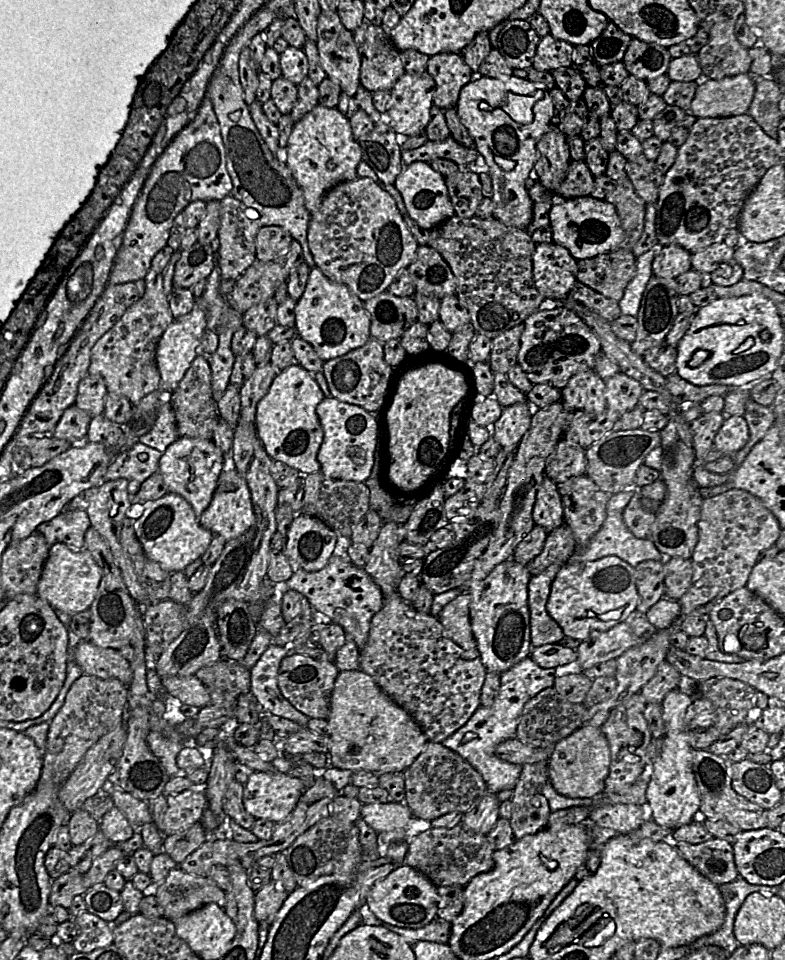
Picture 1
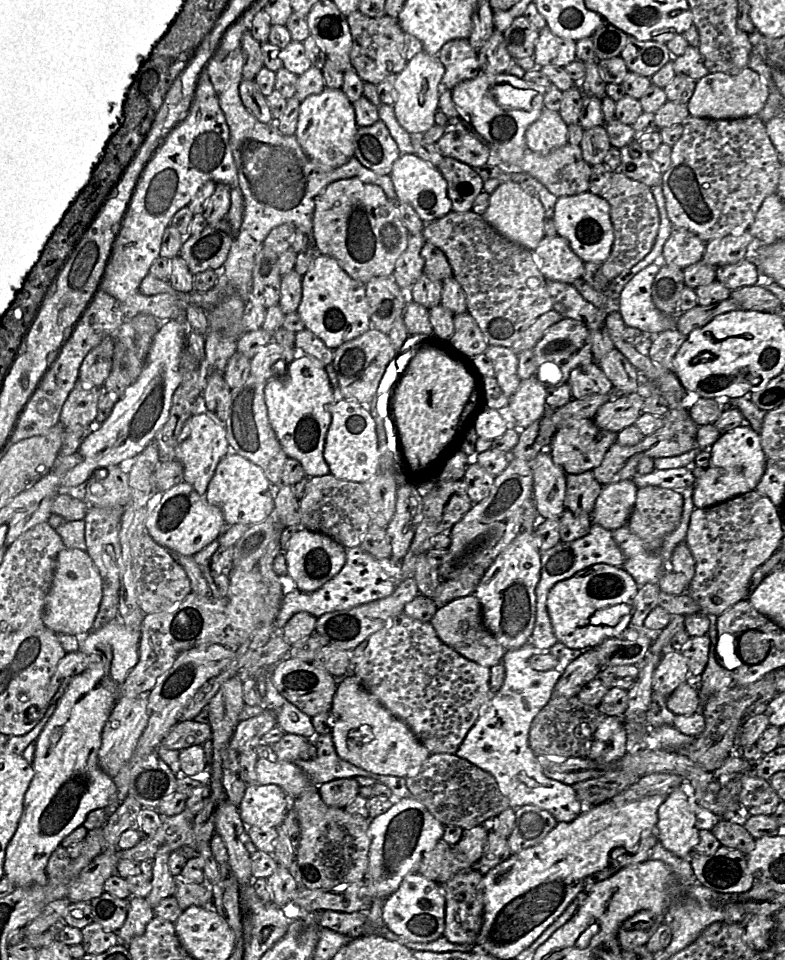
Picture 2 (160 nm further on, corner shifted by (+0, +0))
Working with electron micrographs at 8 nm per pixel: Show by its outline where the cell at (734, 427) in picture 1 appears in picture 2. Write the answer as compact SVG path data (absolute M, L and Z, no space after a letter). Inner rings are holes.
M748 424L722 433L709 450L711 452L710 464L693 485L695 507L711 507L756 489L765 472L767 458L762 450L759 434Z

